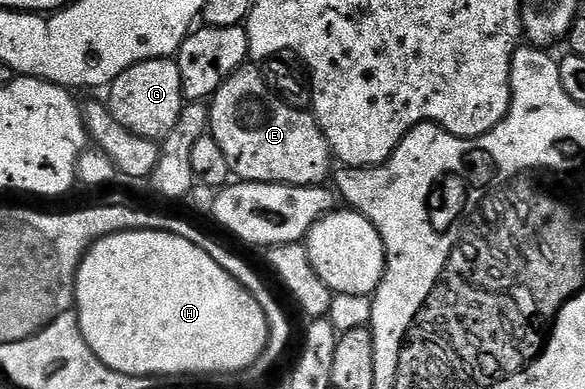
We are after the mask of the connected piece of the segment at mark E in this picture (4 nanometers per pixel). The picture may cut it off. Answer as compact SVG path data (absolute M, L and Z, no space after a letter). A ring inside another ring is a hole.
M240 69L230 75L215 90L209 103L209 134L215 138L217 145L221 145L221 153L225 153L225 158L229 161L232 176L245 183L280 183L290 187L317 187L326 184L332 174L333 156L331 146L323 136L314 114L310 110L298 111L297 108L282 103L271 92L271 87L263 80L261 72L247 70Z

